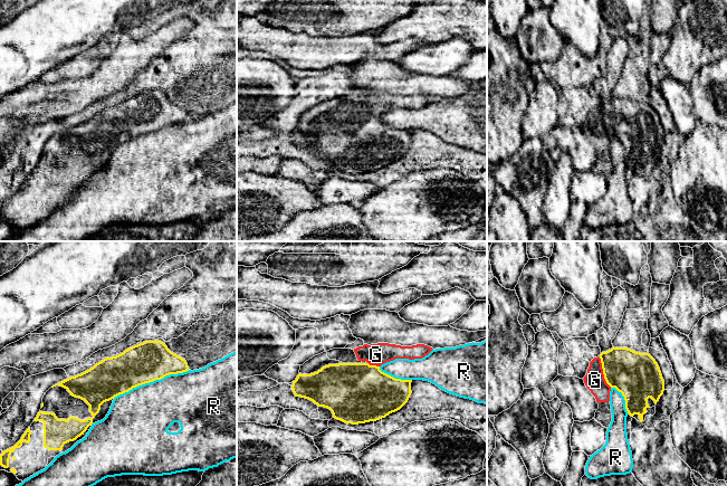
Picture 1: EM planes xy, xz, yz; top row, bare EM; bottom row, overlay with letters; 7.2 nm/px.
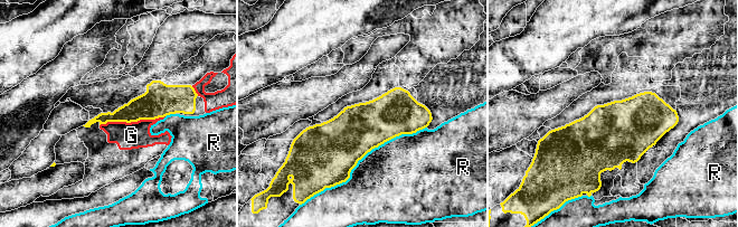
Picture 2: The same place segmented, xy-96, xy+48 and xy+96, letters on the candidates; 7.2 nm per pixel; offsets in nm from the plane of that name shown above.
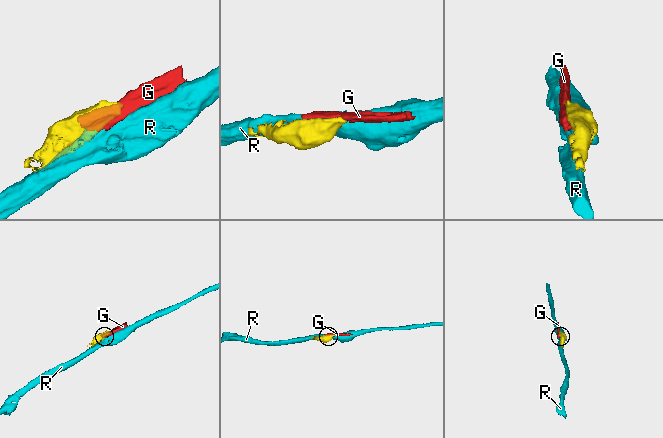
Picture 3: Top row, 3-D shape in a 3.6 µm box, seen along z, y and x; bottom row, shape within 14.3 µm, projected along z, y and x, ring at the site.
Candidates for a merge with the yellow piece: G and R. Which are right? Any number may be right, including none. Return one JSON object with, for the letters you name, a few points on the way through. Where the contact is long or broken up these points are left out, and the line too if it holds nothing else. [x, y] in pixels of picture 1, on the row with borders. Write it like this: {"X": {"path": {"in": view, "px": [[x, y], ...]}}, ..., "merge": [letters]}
{"merge": ["G"]}

